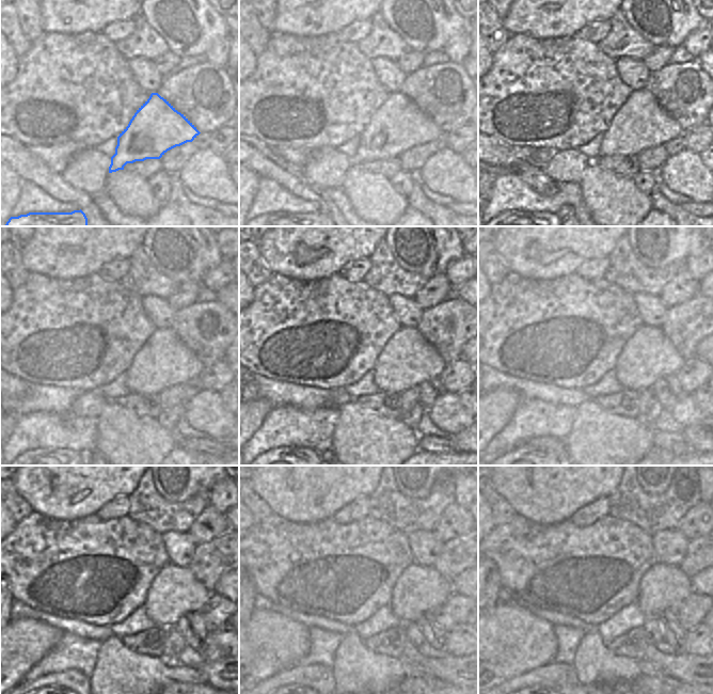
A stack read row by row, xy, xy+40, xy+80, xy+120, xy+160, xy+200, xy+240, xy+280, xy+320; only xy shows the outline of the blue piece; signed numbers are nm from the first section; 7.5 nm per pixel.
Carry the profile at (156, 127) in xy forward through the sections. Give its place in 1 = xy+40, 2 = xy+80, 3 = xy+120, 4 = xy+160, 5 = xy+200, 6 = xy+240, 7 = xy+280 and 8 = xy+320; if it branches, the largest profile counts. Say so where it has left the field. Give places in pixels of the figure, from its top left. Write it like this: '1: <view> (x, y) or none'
1: xy+40 (398, 125)
2: xy+80 (639, 124)
3: xy+120 (163, 361)
4: xy+160 (407, 360)
5: xy+200 (648, 355)
6: xy+240 (175, 592)
7: xy+280 (418, 589)
8: xy+320 (662, 585)

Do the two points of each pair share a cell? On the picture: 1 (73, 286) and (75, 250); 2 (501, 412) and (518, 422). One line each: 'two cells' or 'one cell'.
1: two cells
2: two cells

